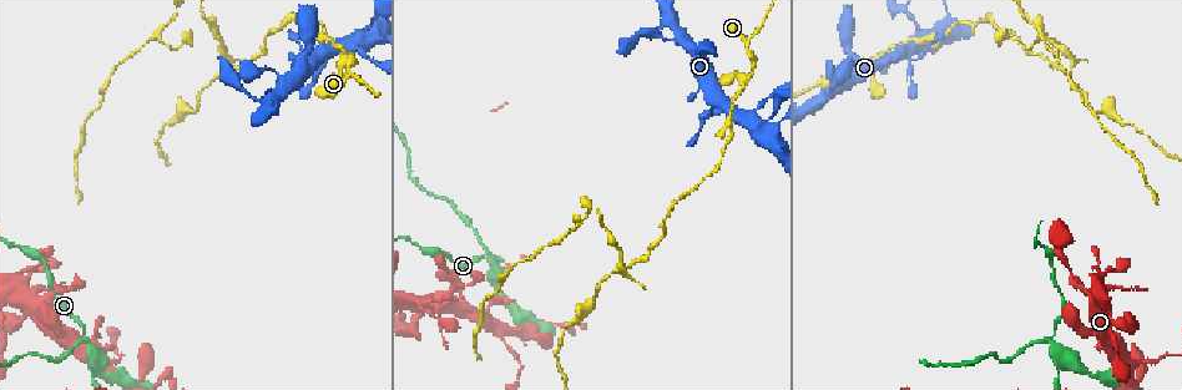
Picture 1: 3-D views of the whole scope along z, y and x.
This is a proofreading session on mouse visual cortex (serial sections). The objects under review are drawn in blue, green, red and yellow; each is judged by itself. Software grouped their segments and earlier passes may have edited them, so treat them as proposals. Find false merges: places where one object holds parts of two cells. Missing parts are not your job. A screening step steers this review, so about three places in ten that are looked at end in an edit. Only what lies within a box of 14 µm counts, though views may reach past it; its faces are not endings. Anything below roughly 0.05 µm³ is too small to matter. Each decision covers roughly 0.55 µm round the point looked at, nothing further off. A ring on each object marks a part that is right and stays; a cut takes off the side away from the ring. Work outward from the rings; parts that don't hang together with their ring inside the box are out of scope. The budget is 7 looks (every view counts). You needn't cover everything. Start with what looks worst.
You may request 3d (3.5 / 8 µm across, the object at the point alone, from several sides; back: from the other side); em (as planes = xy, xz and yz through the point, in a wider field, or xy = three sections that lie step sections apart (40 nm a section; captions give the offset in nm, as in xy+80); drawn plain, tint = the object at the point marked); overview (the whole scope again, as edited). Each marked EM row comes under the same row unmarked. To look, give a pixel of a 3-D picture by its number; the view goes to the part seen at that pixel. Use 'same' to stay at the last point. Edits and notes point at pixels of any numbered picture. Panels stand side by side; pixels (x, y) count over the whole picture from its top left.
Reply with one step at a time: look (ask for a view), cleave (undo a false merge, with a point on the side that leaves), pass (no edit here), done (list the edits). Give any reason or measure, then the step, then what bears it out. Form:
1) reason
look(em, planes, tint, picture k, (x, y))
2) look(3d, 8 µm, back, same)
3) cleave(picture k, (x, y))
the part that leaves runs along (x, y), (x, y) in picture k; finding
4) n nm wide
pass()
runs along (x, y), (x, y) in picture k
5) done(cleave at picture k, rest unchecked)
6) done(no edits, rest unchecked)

three arms meet
look(3d, 3.5 µm, picture 1, (872, 57))

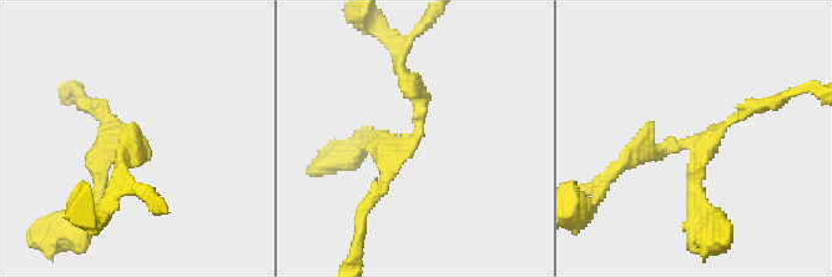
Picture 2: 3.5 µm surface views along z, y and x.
3 arms; arms of 150, 150, 250 nm; need the tissue
look(em, xy, step 3, tint, picture 2, (700, 142))

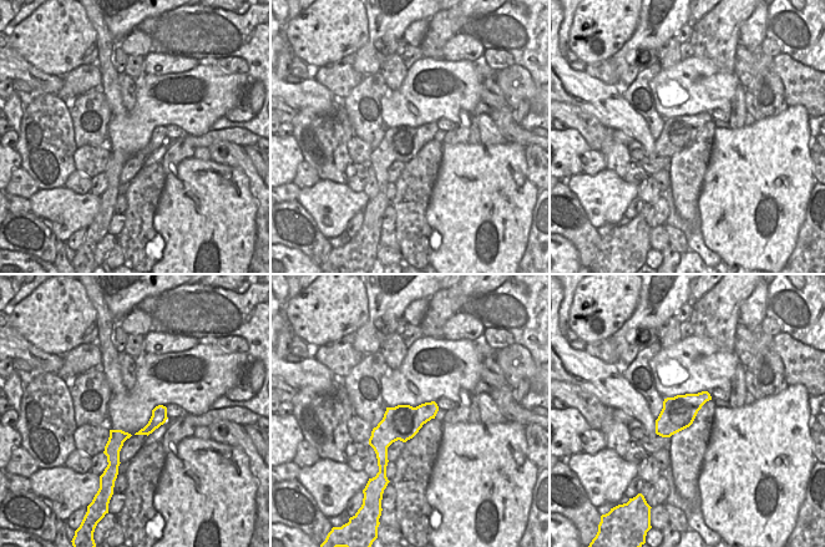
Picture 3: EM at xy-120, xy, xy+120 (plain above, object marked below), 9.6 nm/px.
pass()
all the same cell

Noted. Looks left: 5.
sharp bend
look(3d, 3.5 µm, picture 1, (617, 271))

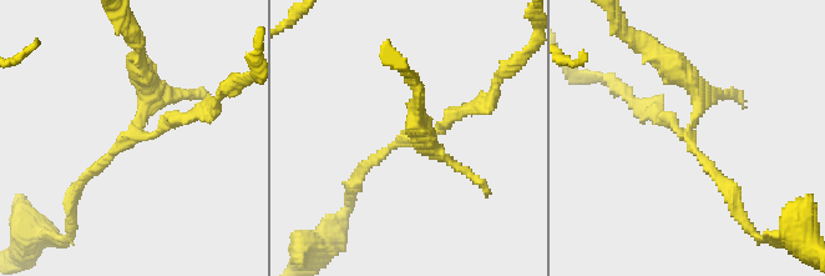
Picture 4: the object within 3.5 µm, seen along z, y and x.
look(em, xy, step 5, tint, picture 4, (143, 135))

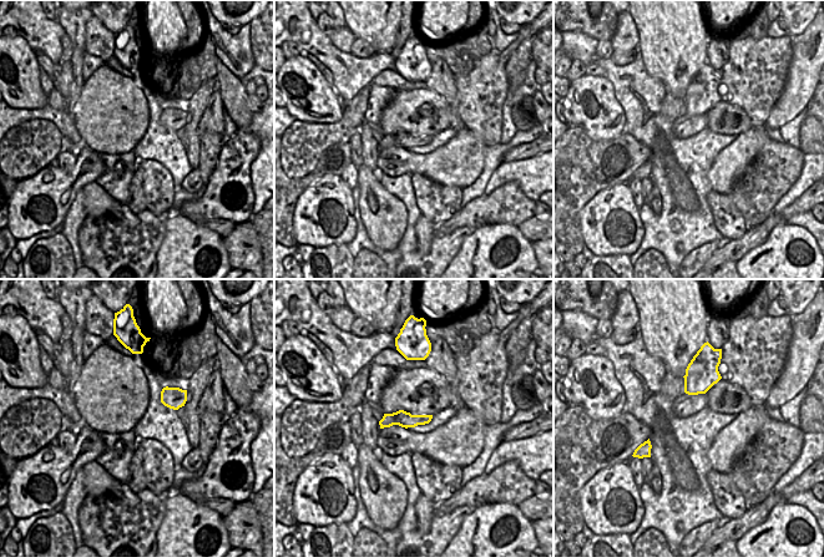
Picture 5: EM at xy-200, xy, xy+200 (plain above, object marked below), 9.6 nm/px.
150 nm wide
cleave(picture 4, (688, 80))
the part that leaves runs along (691, 128), (698, 94), (633, 40) in picture 4; a second cell is stuck on

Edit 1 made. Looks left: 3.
three-way junction
look(3d, 3.5 µm, picture 1, (89, 338))

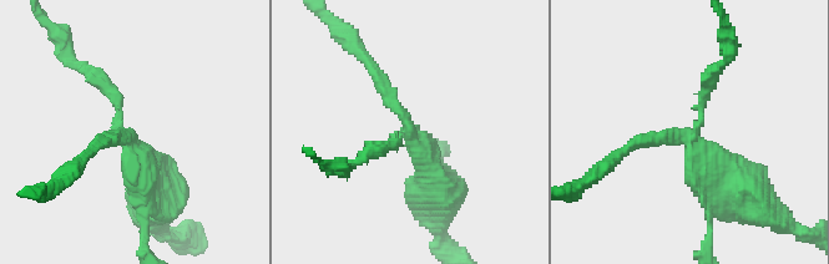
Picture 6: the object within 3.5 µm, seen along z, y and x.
cleave(picture 6, (121, 140))
the part that leaves runs along (119, 116), (160, 203) in picture 6; a second cell is stuck on

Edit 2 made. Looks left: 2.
done(cleave at picture 4, cleave at picture 6, rest unchecked)

